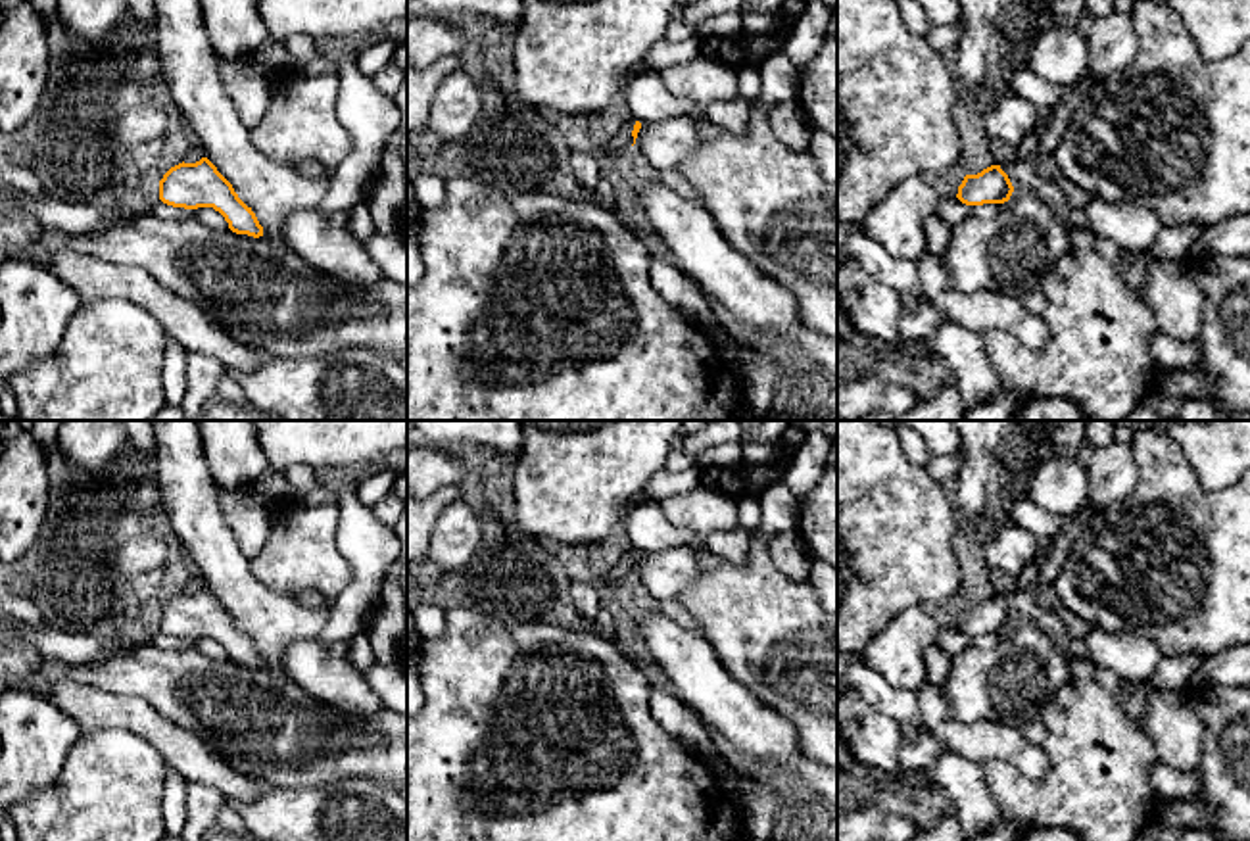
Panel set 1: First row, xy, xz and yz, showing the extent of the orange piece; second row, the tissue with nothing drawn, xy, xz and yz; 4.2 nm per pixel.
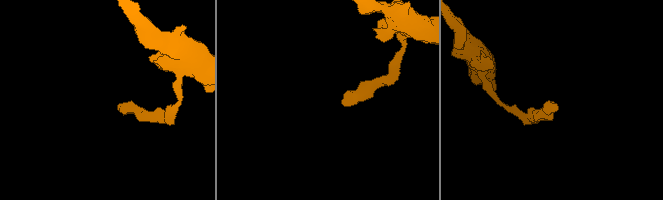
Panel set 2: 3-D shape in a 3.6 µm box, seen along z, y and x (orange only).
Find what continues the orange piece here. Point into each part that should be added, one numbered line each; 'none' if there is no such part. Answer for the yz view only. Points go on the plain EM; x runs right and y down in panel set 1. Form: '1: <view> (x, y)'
1: yz (1032, 571)

